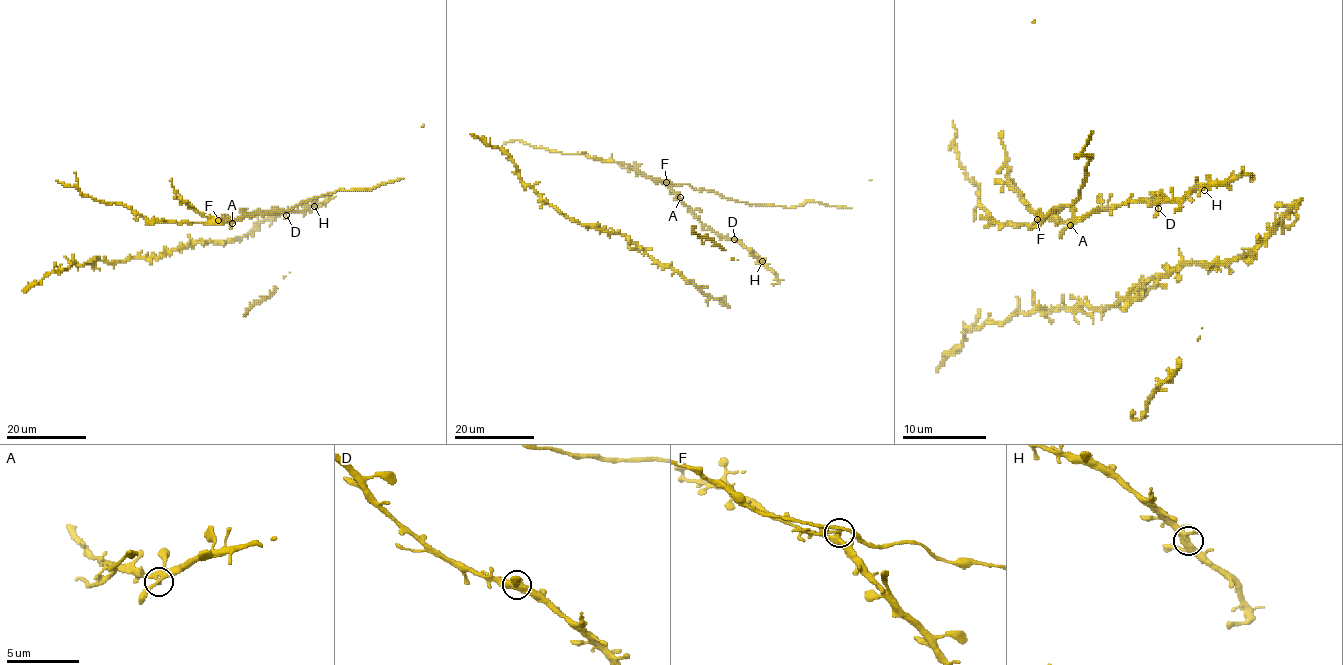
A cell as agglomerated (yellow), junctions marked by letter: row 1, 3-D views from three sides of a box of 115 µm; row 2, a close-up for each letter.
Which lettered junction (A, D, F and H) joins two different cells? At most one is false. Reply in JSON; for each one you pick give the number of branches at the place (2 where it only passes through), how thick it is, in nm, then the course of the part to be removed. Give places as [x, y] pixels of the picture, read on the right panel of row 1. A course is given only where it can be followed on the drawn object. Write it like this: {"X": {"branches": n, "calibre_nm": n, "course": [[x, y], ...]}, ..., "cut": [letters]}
{"F": {"branches": 4, "calibre_nm": 280}, "cut": ["F"]}

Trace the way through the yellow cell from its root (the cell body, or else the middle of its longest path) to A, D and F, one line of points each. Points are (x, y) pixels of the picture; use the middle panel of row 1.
A: (760, 261), (738, 242), (711, 231), (680, 197)
D: (760, 261), (734, 239)
F: (760, 261), (738, 242), (711, 231), (666, 181)

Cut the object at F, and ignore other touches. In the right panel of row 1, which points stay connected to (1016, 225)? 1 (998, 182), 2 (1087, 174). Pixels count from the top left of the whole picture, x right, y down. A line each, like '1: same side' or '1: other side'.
1: other side
2: same side

